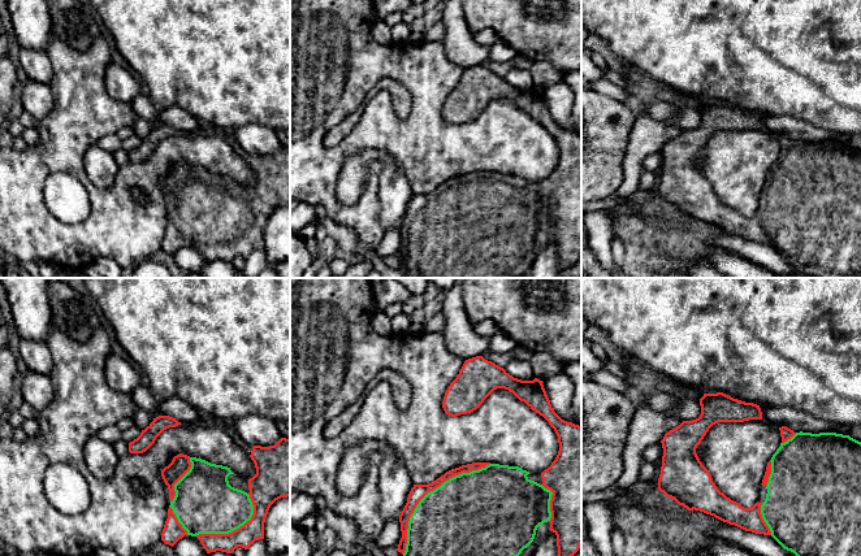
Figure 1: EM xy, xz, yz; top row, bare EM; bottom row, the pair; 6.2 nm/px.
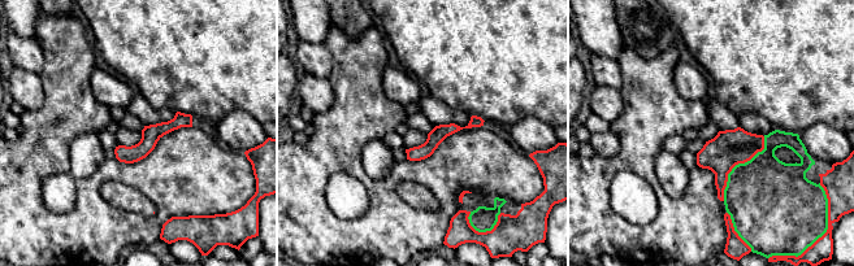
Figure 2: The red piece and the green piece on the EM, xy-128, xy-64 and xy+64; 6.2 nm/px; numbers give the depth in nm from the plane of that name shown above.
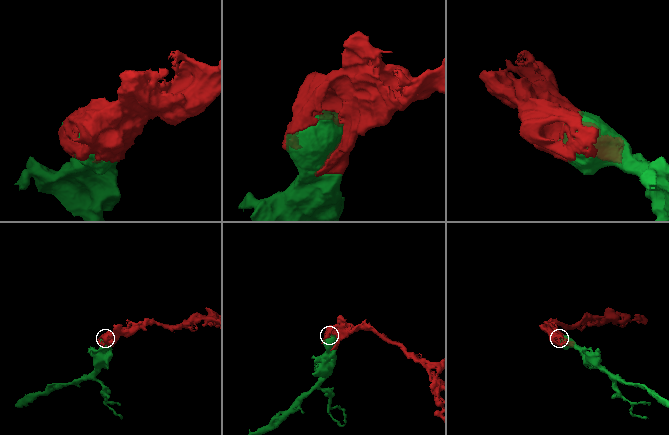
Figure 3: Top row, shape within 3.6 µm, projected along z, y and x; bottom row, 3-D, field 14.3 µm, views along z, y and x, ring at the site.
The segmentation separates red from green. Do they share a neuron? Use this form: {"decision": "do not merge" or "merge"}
{"decision": "merge"}

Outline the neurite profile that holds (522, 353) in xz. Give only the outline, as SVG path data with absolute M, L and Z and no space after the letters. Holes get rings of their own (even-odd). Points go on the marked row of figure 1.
M516 346L512 351L511 351L512 356L515 360L519 361L529 361L532 355L535 352L532 352L531 349L523 347L523 346Z

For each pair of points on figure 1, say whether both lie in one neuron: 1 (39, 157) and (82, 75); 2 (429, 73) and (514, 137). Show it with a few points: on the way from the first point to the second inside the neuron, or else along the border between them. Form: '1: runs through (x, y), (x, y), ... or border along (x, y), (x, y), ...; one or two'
1: runs through (60, 137), (79, 117), (79, 96); one
2: runs through (429, 104), (429, 116), (450, 137), (483, 137); one

